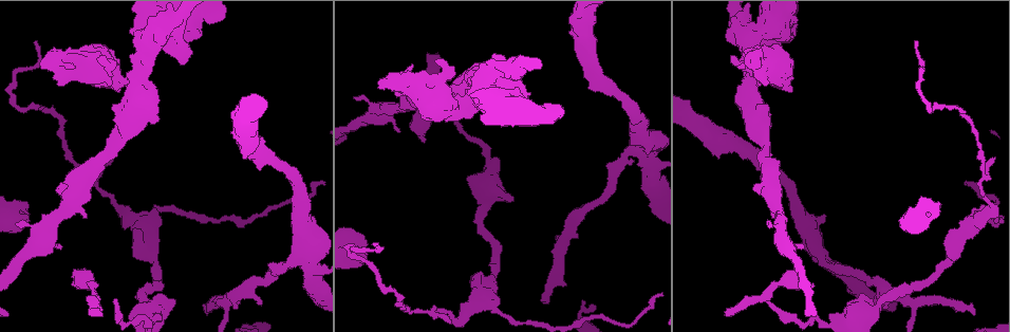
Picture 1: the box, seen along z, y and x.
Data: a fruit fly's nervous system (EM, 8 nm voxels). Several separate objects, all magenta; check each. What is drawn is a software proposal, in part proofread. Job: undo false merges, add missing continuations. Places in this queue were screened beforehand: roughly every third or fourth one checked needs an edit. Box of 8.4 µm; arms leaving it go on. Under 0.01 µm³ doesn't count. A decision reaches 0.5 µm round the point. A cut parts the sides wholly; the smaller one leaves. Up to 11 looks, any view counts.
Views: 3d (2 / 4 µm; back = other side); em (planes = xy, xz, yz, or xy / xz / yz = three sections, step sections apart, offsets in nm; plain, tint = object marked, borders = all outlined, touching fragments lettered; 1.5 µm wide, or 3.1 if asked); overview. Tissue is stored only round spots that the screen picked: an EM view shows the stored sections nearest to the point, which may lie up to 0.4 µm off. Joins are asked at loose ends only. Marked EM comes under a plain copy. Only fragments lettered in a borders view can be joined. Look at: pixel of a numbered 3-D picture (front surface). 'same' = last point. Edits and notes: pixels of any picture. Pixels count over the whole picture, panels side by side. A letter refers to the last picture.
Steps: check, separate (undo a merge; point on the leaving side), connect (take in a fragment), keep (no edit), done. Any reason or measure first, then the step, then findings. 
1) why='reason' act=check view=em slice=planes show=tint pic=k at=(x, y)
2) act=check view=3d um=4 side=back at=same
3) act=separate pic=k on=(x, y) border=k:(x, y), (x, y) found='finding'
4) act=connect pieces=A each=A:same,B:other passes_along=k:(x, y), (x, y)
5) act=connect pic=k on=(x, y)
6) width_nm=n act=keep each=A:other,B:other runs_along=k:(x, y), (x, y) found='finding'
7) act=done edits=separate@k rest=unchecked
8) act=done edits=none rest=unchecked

why='free end' act=check view=3d um=4 pic=1 at=(367, 258)

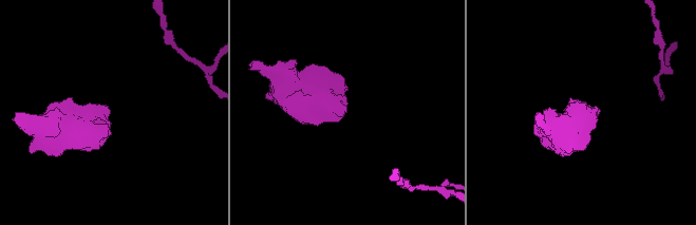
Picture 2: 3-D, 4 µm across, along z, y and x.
act=check view=em slice=yz step=4 show=tint pic=2 at=(346, 112)

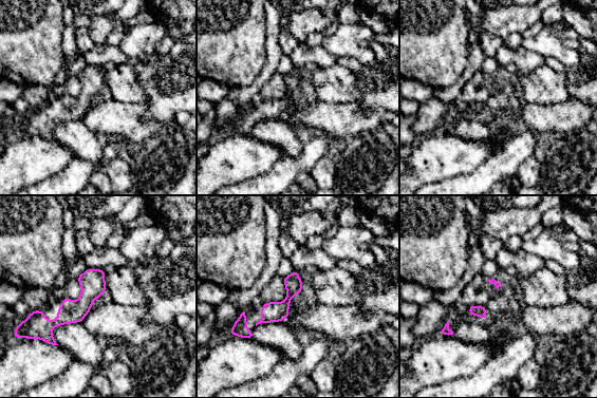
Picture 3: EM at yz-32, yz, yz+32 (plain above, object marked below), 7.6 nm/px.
act=check view=em slice=planes show=borders at=same

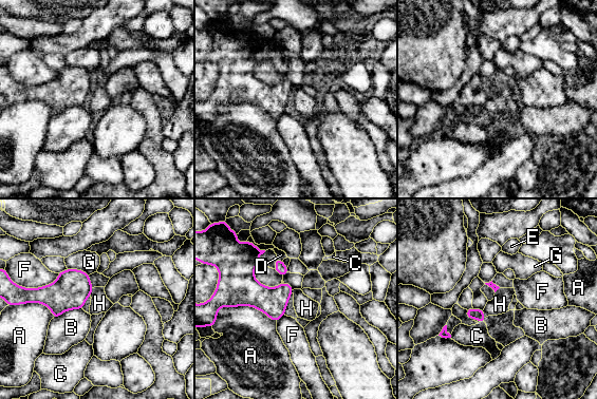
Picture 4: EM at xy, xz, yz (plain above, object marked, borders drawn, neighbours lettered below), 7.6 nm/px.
act=keep each=A:other,B:other,C:other,D:other,E:other,F:other,G:other,H:other border=4:(94, 287), (90, 295) found='no lettered fragment goes on from it'

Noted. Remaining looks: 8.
why='thick turns thin' act=check view=3d um=4 pic=1 at=(486, 200)

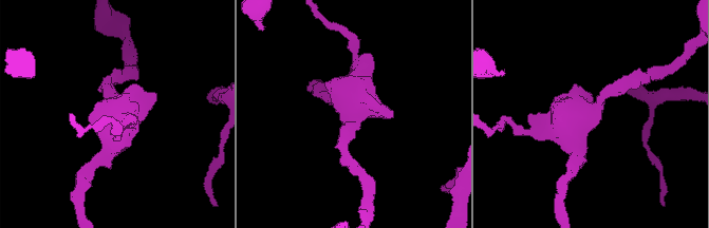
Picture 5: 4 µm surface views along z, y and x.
why='now the EM' act=check view=em slice=planes show=borders pic=5 at=(591, 112)

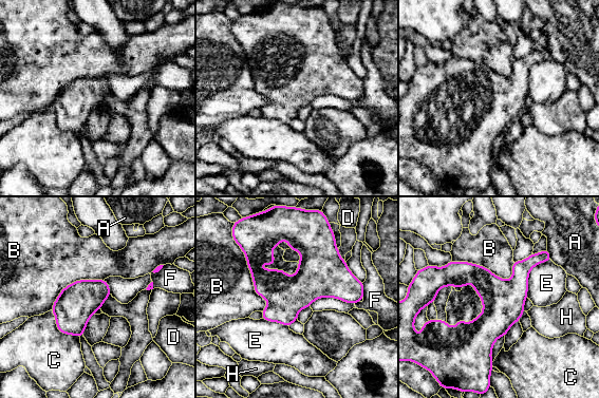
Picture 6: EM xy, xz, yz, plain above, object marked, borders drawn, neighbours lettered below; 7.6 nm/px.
act=keep each=A:other,B:other,C:other,D:other,E:other,F:other,H:other runs_along=6:(543, 254), (486, 329), (489, 359) found='continuous, no second neuron'

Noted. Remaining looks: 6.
why='free end' act=check view=3d um=2 pic=1 at=(544, 303)

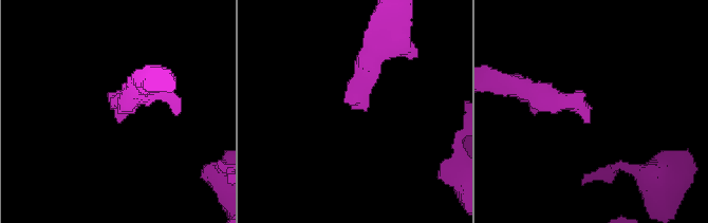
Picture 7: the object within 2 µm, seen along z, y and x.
why='need the tissue' act=check view=em slice=planes show=borders pic=7 at=(352, 106)

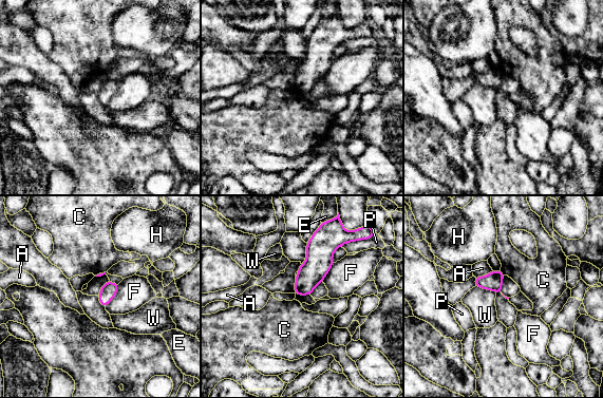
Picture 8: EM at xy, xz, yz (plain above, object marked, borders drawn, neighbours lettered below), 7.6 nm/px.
act=keep each=A:other,C:other,E:other,F:other,H:other,P:other,W:other border=8:(475, 285), (491, 289), (495, 294) found='no lettered fragment goes on from it'

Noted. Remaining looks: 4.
why='an open end' act=check view=3d um=2 pic=1 at=(88, 310)

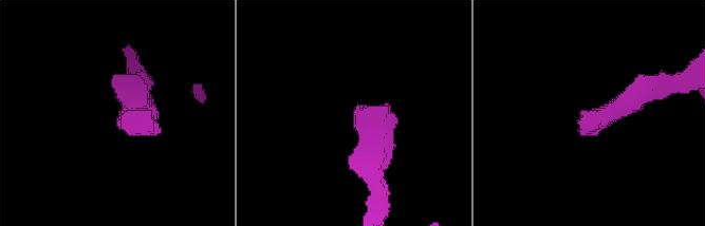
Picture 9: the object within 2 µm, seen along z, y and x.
act=check view=em um=3.1 slice=planes show=borders pic=9 at=(579, 123)

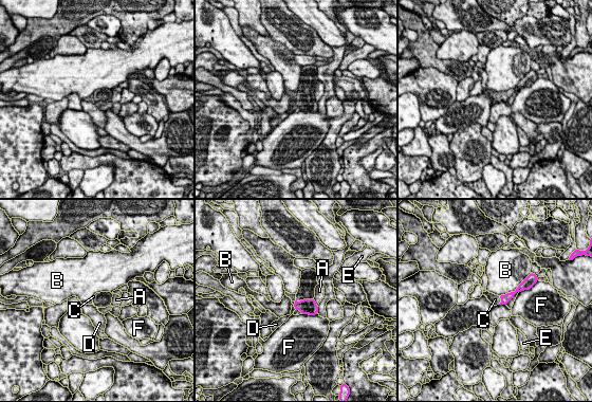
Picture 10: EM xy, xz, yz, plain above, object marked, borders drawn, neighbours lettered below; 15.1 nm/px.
act=connect pieces=C each=A:other,B:other,C:same,D:other,E:other,F:other passes_along=10:(309, 307), (303, 299), (308, 284) found='it goes on there'

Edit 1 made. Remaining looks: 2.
act=done edits=connect@10 rest=unchecked

